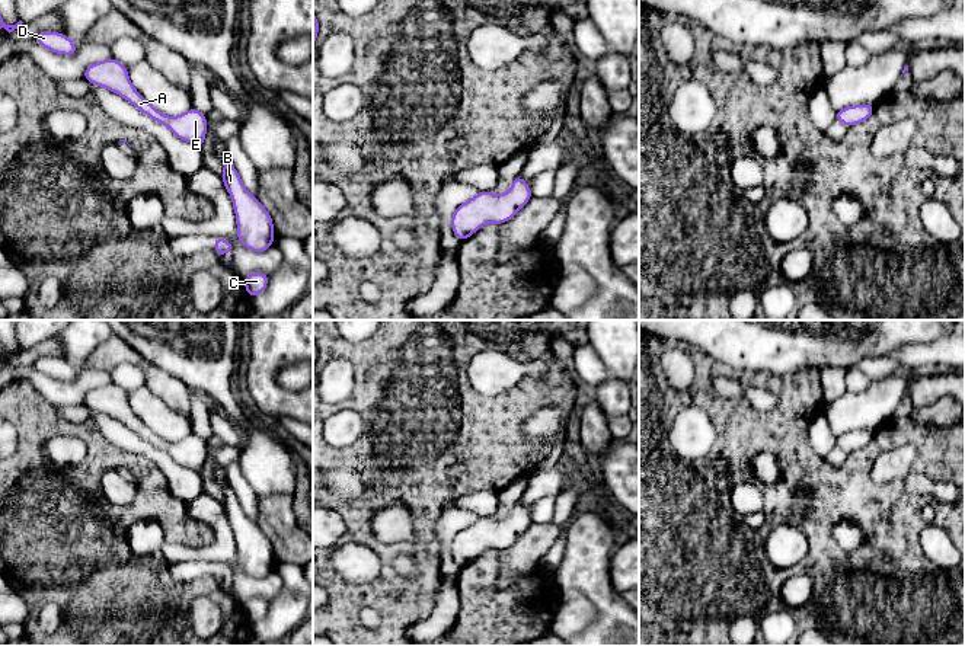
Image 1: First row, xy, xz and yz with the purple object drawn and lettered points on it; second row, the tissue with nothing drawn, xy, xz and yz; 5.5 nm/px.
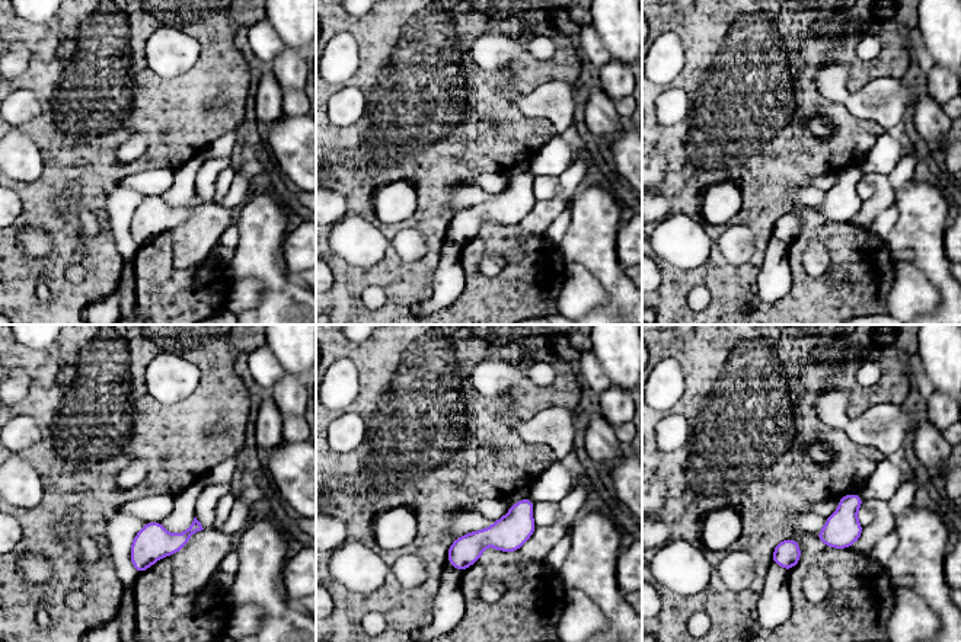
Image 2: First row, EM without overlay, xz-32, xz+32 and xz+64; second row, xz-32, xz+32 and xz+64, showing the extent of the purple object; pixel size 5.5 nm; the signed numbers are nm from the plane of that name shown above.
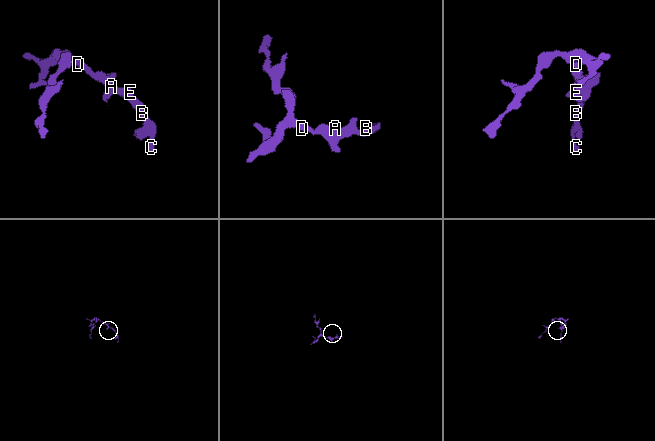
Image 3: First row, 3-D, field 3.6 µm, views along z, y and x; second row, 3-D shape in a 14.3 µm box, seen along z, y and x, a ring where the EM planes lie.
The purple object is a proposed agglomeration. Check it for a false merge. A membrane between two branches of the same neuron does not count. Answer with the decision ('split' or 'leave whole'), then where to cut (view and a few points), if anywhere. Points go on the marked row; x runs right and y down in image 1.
leave whole; no cut

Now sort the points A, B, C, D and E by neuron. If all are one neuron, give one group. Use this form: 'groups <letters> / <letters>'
groups A B C D E

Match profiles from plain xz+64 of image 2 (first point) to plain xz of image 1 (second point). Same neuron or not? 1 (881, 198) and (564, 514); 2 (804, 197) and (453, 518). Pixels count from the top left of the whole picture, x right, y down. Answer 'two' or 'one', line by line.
1: two
2: one

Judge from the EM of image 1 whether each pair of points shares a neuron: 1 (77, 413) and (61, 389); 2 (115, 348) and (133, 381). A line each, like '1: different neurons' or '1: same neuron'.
1: different neurons
2: different neurons

